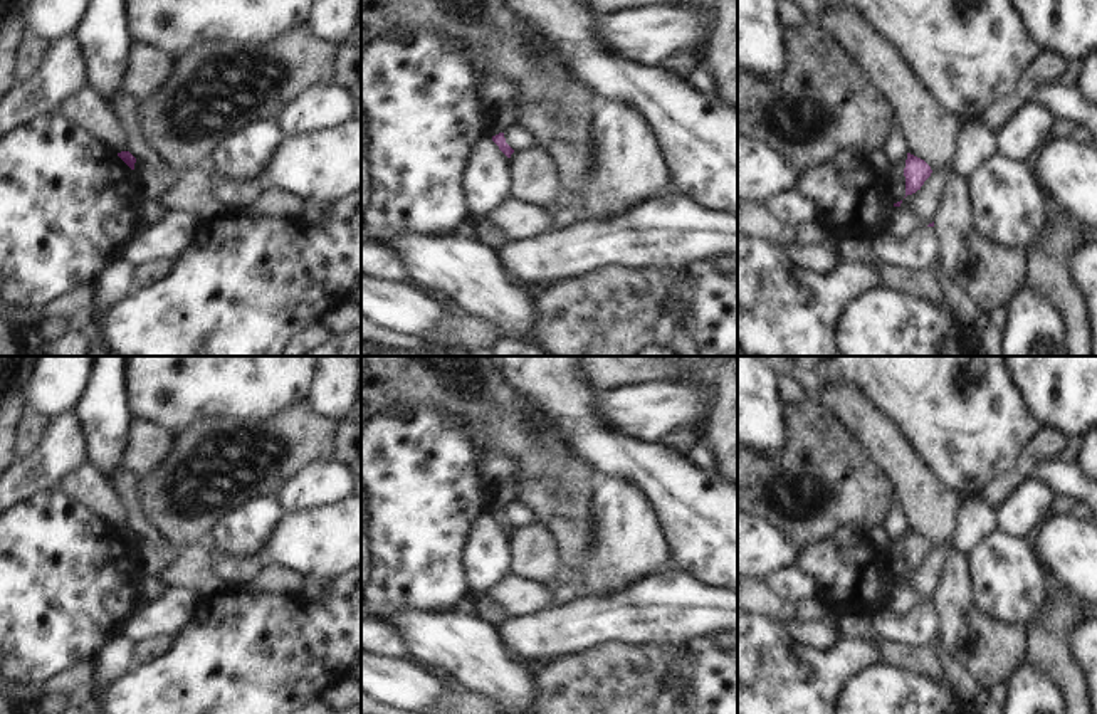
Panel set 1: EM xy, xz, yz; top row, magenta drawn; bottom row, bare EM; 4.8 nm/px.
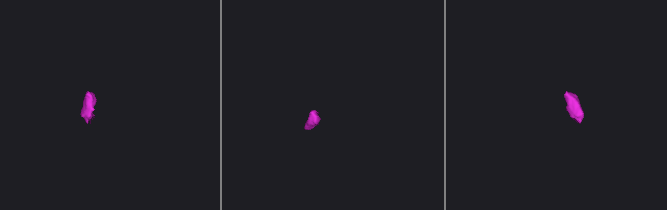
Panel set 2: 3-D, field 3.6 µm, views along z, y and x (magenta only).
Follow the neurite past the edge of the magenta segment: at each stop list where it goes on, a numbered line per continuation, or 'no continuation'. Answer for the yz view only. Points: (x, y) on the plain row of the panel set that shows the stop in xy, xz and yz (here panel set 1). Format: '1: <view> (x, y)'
1: yz (918, 627)

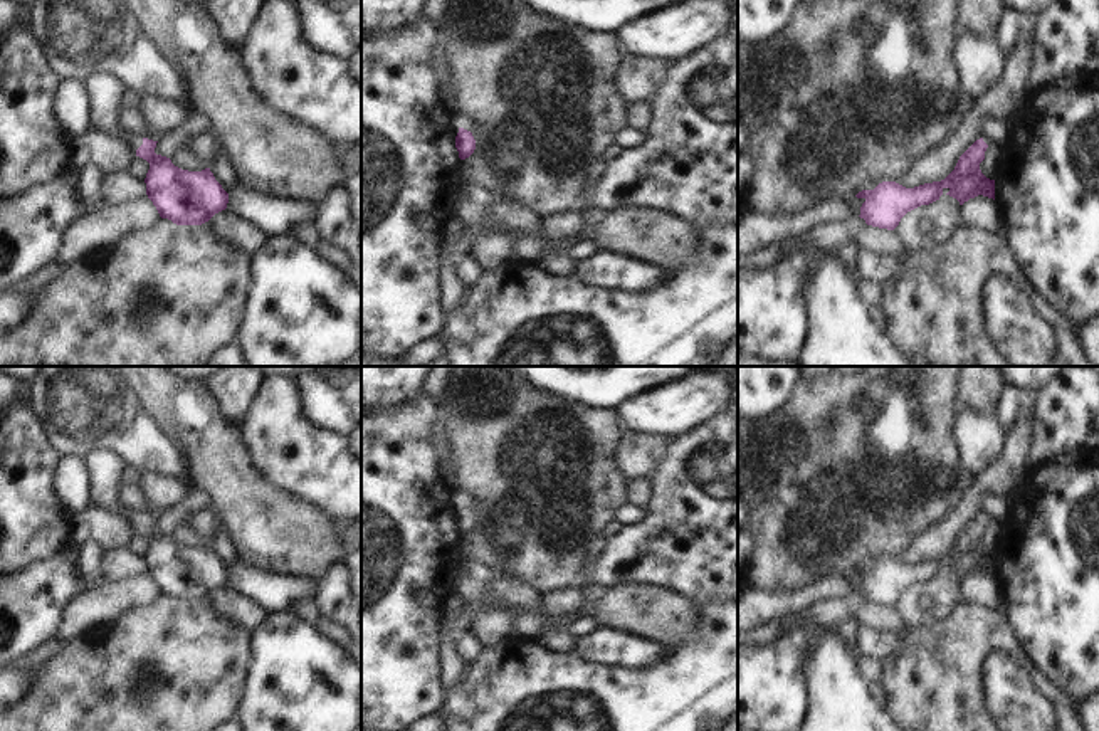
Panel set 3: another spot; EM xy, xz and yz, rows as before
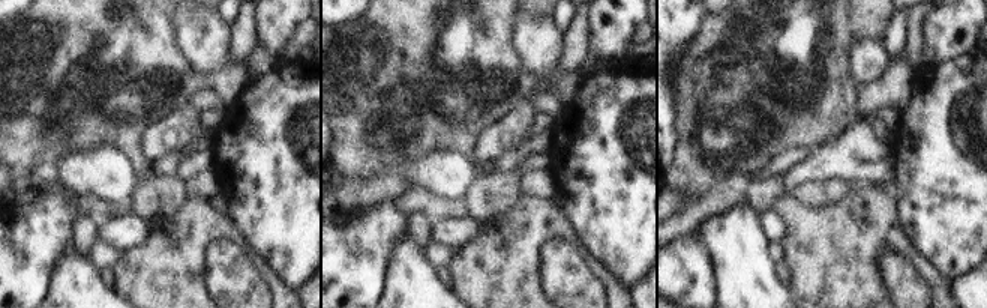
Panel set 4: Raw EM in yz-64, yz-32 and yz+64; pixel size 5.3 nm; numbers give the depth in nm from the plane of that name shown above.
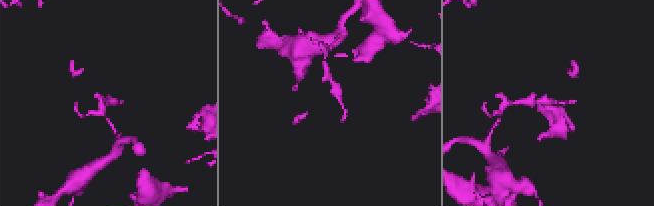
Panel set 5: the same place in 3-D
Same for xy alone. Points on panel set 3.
1: xy (105, 466)

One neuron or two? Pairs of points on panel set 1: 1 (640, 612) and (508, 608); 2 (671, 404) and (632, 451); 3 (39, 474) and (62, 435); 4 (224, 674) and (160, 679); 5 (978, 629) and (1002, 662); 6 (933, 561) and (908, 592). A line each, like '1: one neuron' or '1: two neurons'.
1: two neurons
2: two neurons
3: one neuron
4: one neuron
5: one neuron
6: one neuron

